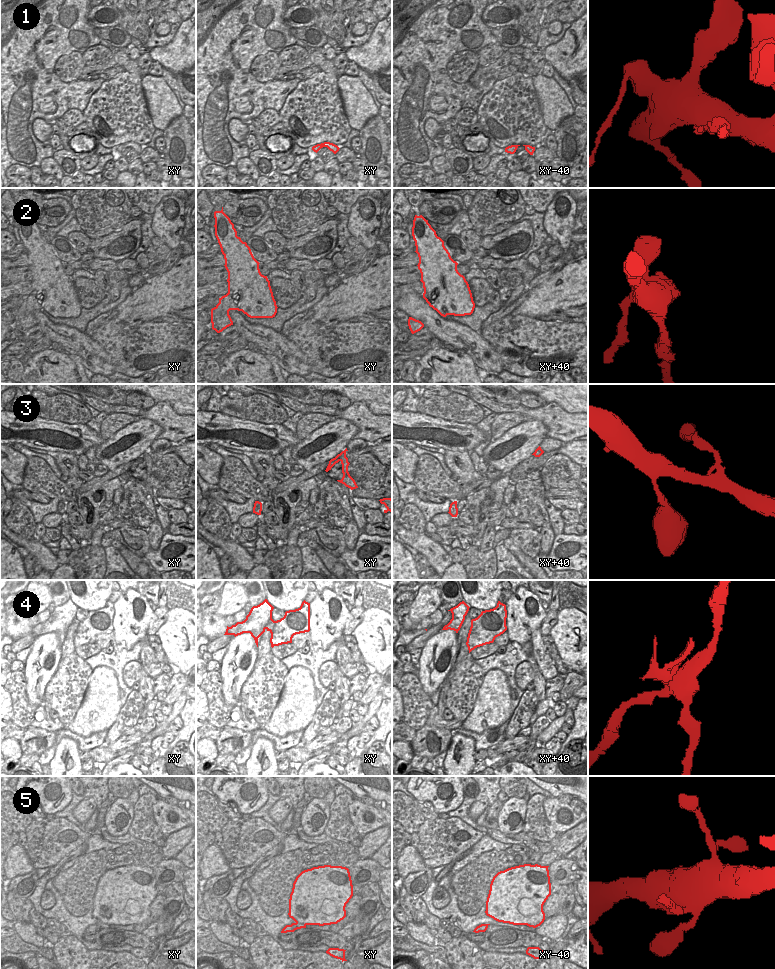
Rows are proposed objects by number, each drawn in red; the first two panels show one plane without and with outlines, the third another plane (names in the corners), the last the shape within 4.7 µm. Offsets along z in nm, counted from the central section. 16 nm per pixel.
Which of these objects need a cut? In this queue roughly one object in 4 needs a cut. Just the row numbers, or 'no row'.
1, 2

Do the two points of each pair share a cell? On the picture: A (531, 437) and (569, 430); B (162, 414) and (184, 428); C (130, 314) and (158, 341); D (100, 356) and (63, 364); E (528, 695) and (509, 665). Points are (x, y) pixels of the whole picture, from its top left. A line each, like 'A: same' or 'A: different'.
A: different
B: same
C: different
D: different
E: different

